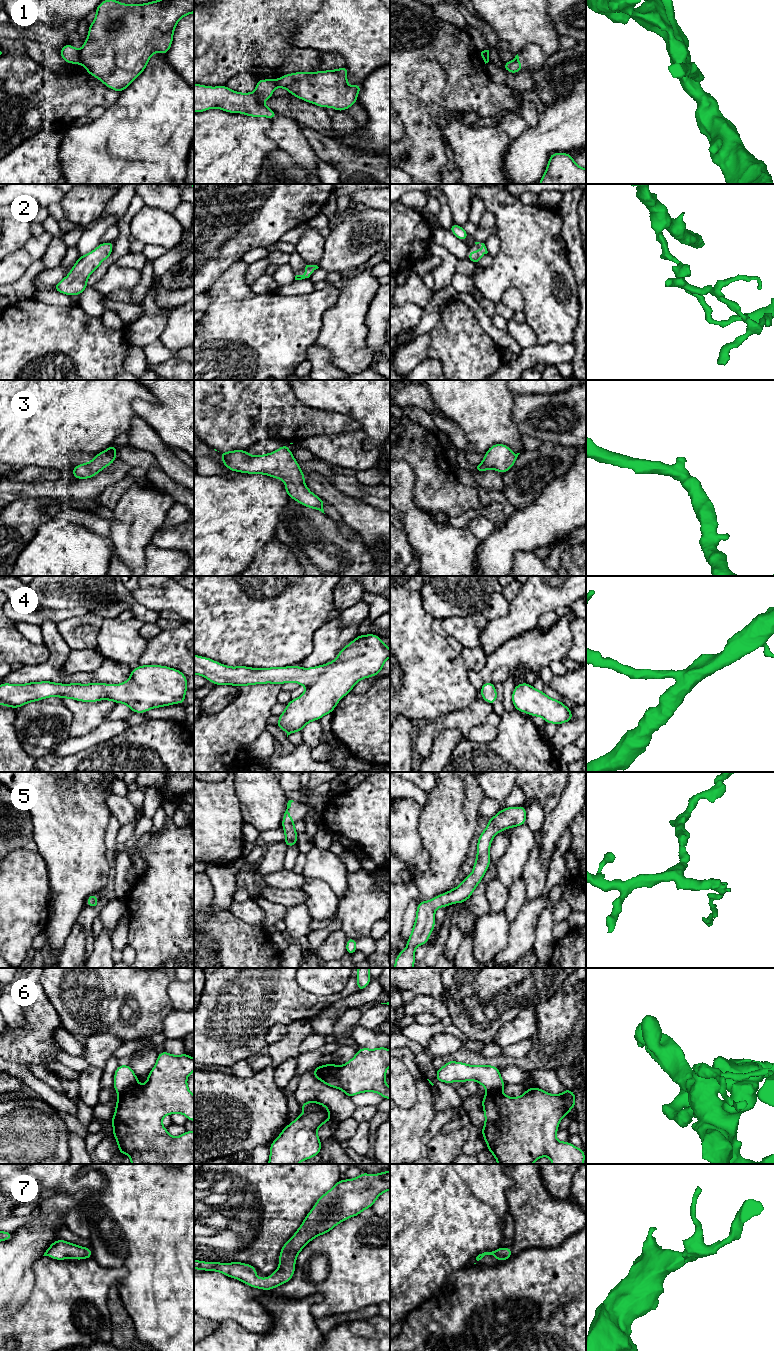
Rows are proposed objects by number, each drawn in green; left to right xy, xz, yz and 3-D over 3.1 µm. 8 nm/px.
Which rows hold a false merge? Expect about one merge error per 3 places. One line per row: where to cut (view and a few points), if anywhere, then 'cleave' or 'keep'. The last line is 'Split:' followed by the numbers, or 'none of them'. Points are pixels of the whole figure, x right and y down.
1: cut xy (78, 51), (80, 63); cleave
2: cut none; keep
3: cut none; keep
4: cut none; keep
5: cut none; keep
6: cut xy (137, 1084), (119, 1095); cleave
7: cut none; keep
Split: 1, 6

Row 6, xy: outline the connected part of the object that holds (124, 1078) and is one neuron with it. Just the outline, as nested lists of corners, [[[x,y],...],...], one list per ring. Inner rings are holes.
[[[119,1065],[114,1073],[113,1087],[118,1095],[138,1085],[138,1077],[130,1065]]]

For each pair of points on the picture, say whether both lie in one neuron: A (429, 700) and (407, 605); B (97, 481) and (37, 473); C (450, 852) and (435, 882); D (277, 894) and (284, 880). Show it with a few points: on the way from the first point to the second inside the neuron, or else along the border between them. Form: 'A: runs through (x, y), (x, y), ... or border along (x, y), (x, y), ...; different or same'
A: runs through (418, 676), (407, 665), (407, 629); same
B: border along (73, 477), (48, 481); different
C: runs through (446, 859), (441, 875); same
D: border along (266, 884), (274, 888), (300, 889); different

